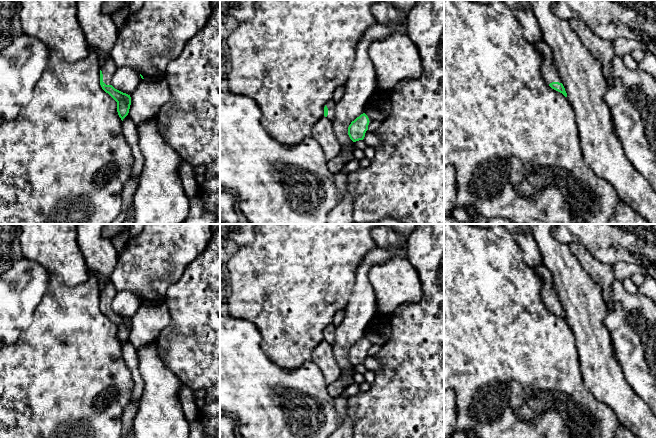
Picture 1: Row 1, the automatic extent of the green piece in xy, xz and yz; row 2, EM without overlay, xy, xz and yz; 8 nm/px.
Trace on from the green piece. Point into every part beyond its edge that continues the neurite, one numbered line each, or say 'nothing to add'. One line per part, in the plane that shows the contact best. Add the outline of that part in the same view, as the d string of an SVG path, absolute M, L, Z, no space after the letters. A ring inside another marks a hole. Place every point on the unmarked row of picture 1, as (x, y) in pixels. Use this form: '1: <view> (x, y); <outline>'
1: xy (108, 292); M109 279L100 291L100 294L102 295L103 298L103 306L106 309L112 309L112 301L116 293L117 291L114 288L113 283Z

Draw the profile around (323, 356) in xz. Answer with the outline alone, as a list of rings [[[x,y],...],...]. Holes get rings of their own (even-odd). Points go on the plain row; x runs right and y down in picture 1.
[[[322,340],[313,350],[312,361],[324,375],[327,385],[334,383],[341,376],[341,370],[336,362],[332,345]]]

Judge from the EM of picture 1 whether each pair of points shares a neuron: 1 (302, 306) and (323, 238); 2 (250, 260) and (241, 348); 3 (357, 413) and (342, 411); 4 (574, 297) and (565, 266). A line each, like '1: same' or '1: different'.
1: same
2: different
3: different
4: same

